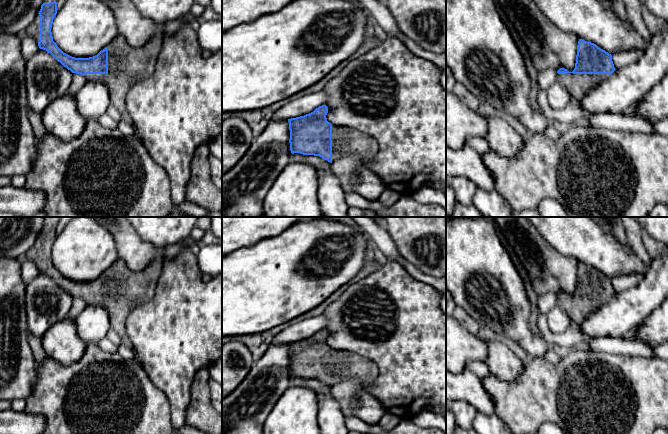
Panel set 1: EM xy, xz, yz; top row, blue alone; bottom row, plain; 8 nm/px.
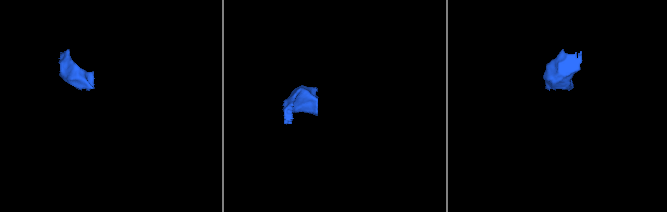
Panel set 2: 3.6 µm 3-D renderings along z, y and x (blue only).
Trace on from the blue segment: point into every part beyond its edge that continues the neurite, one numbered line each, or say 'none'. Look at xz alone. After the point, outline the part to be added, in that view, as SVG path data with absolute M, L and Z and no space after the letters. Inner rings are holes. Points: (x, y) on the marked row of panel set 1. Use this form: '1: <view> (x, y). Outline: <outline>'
1: xz (346, 141). Outline: M332 124L332 162L353 154L370 162L378 153L377 140L356 129Z

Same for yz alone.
1: yz (577, 85). Outline: M558 74L557 81L568 91L571 98L580 100L589 90L597 87L610 74Z

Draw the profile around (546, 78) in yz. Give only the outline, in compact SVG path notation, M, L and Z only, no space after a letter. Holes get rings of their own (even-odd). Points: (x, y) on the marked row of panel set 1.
M546 69L538 75L538 87L540 90L547 90L554 82L557 81L557 71Z

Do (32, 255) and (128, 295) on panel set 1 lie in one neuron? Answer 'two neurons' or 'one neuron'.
one neuron

